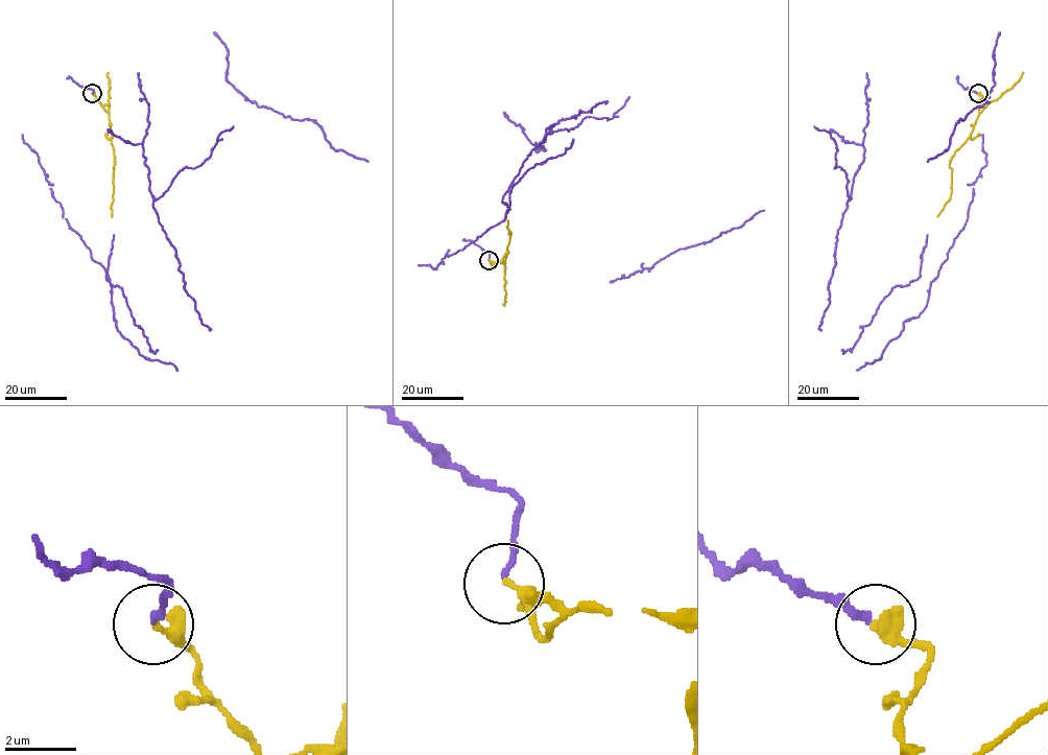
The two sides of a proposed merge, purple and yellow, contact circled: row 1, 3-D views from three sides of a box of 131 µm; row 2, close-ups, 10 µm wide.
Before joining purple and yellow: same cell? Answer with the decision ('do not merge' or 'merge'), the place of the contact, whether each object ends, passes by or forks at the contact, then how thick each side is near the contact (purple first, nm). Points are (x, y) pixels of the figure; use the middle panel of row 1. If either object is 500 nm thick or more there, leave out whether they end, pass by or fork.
merge | (489, 260) | purple ends | yellow passes by | 170/240 nm

